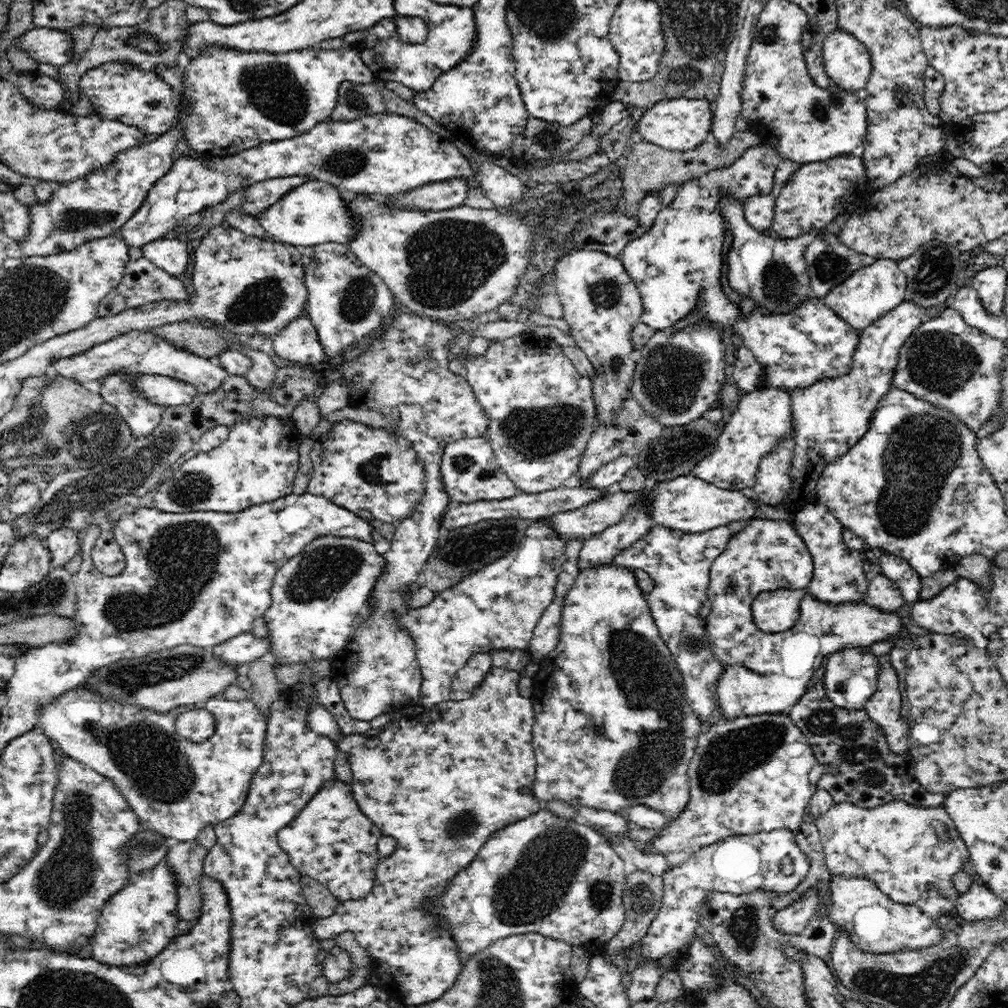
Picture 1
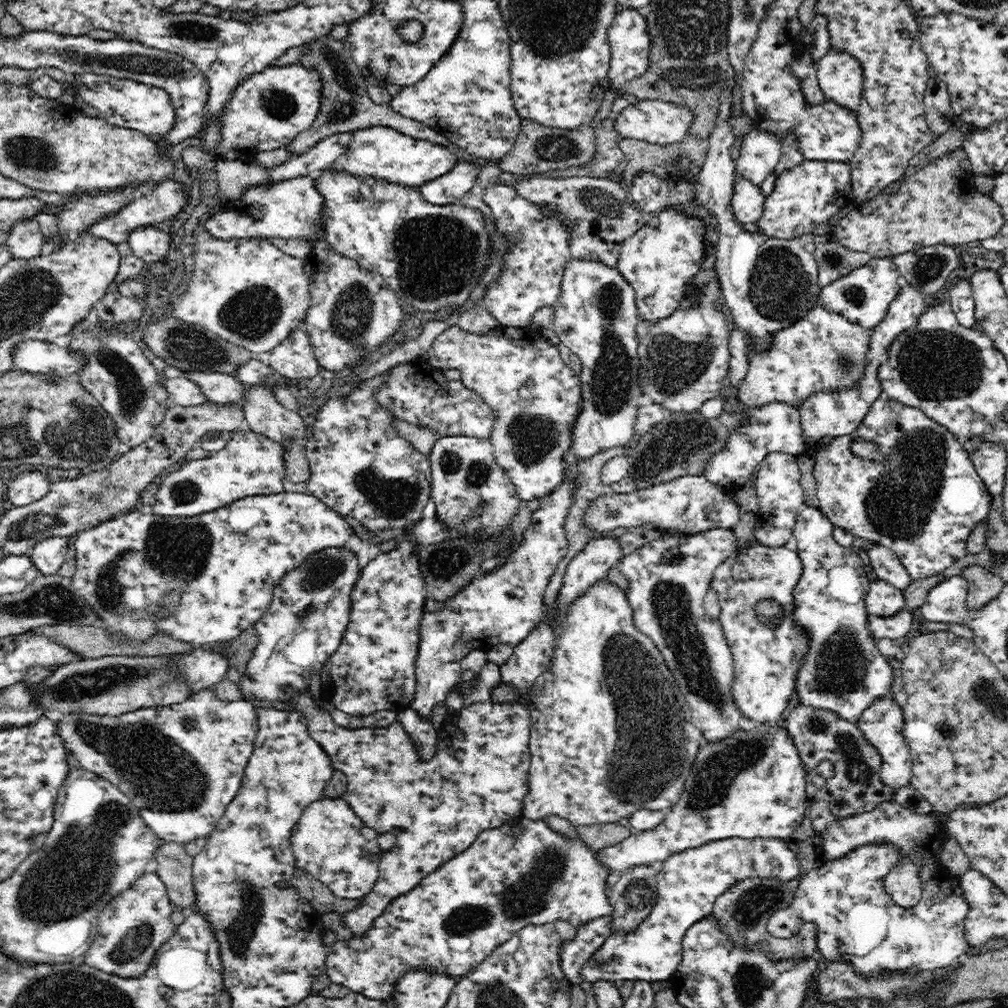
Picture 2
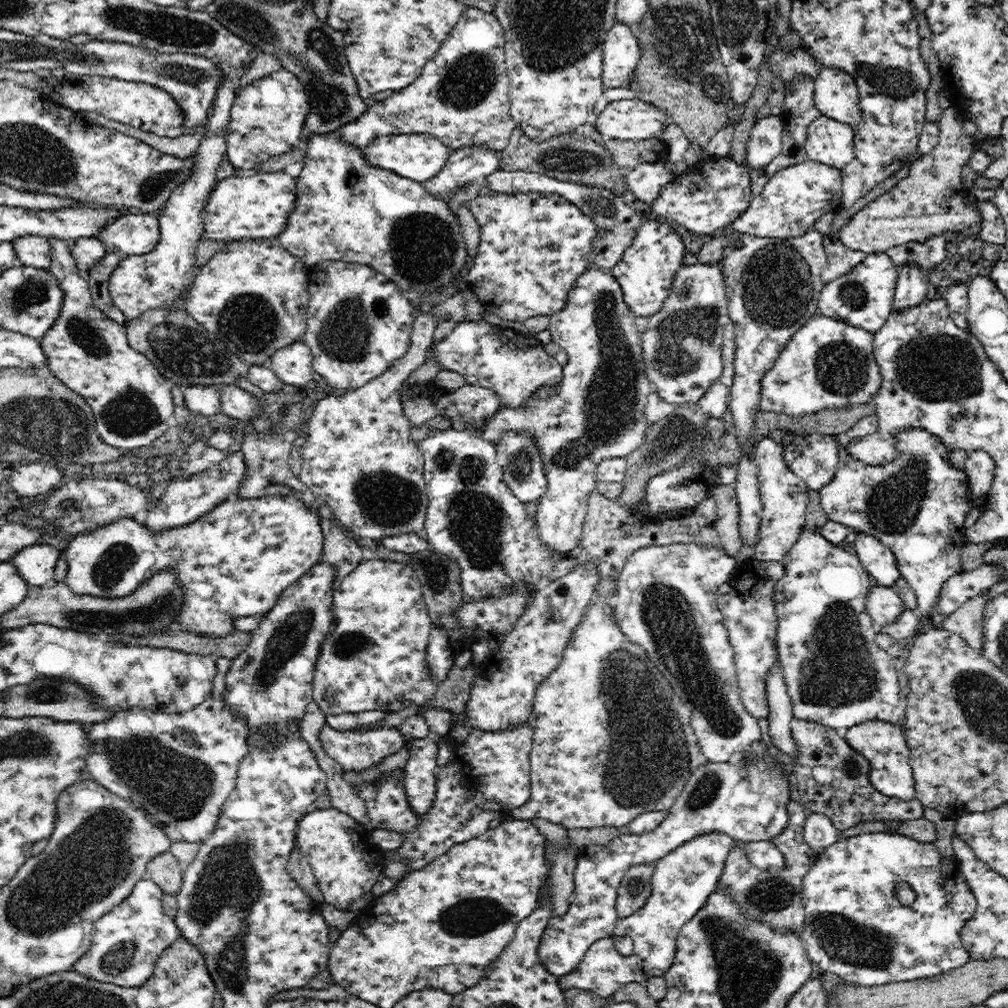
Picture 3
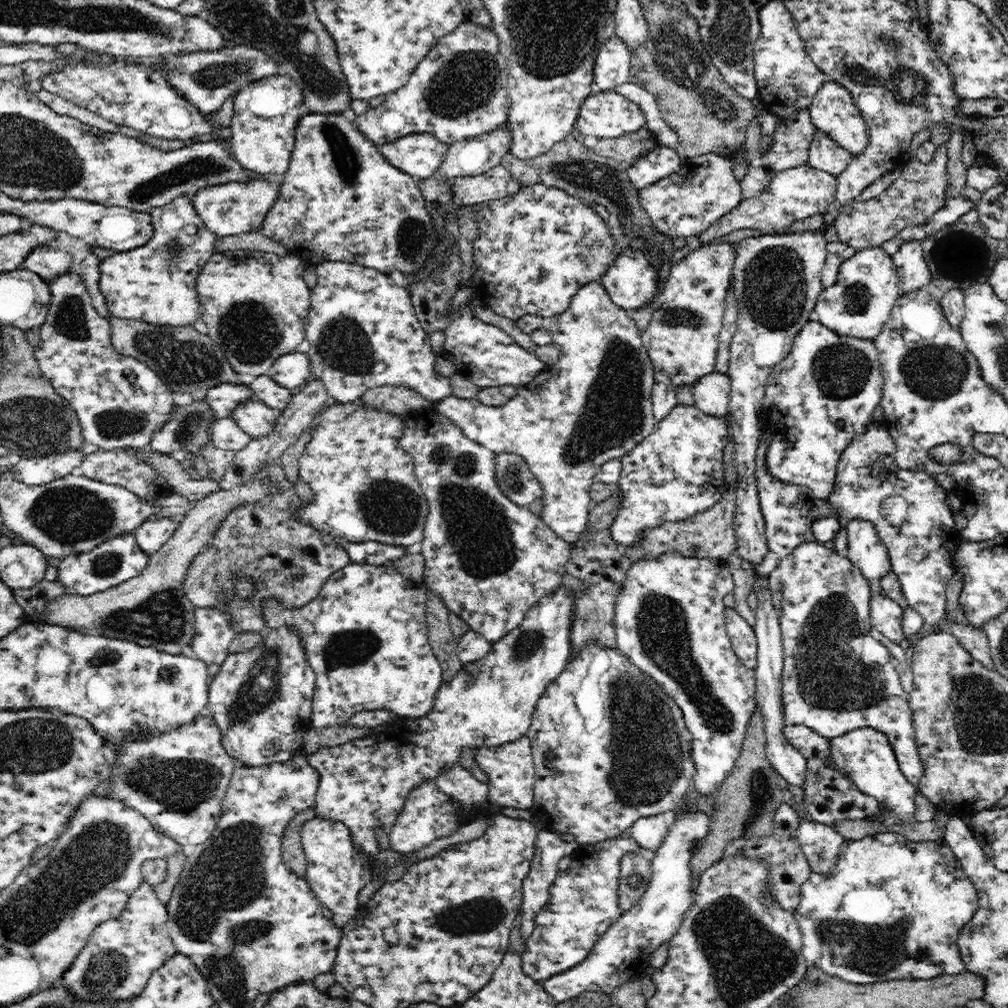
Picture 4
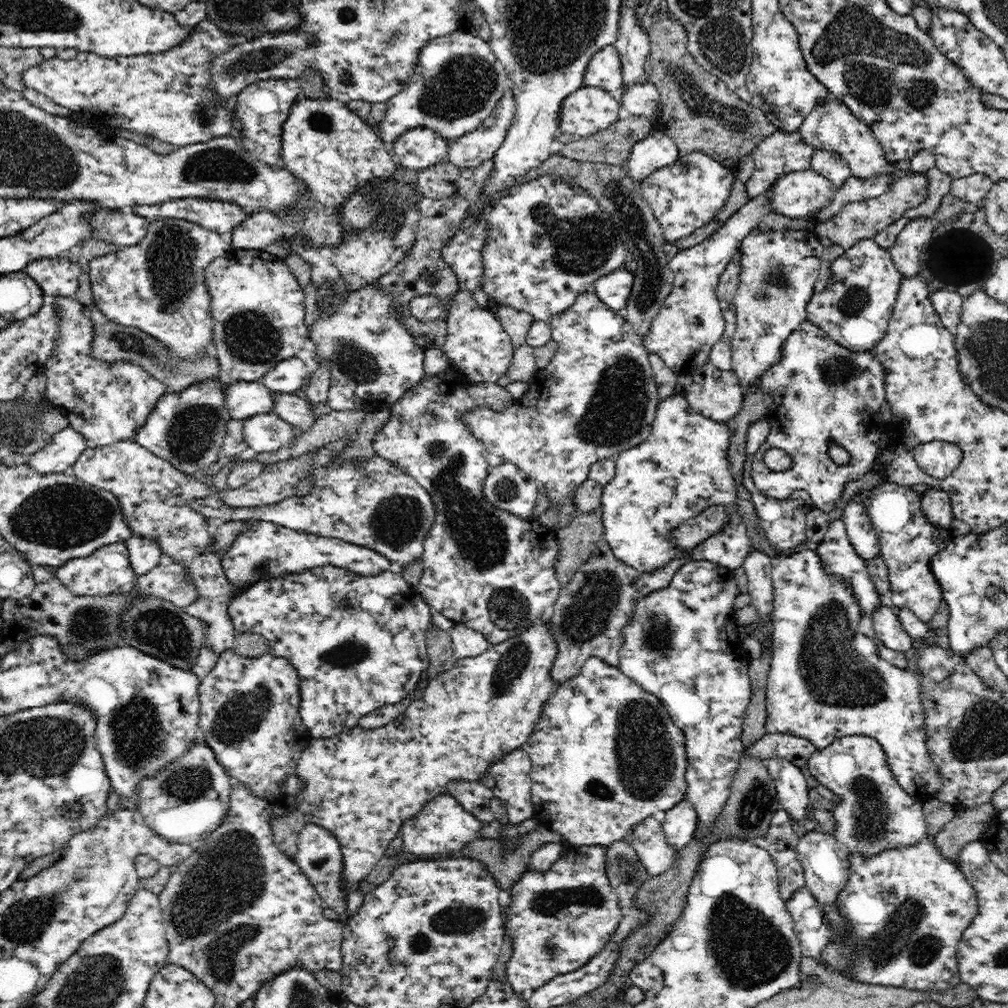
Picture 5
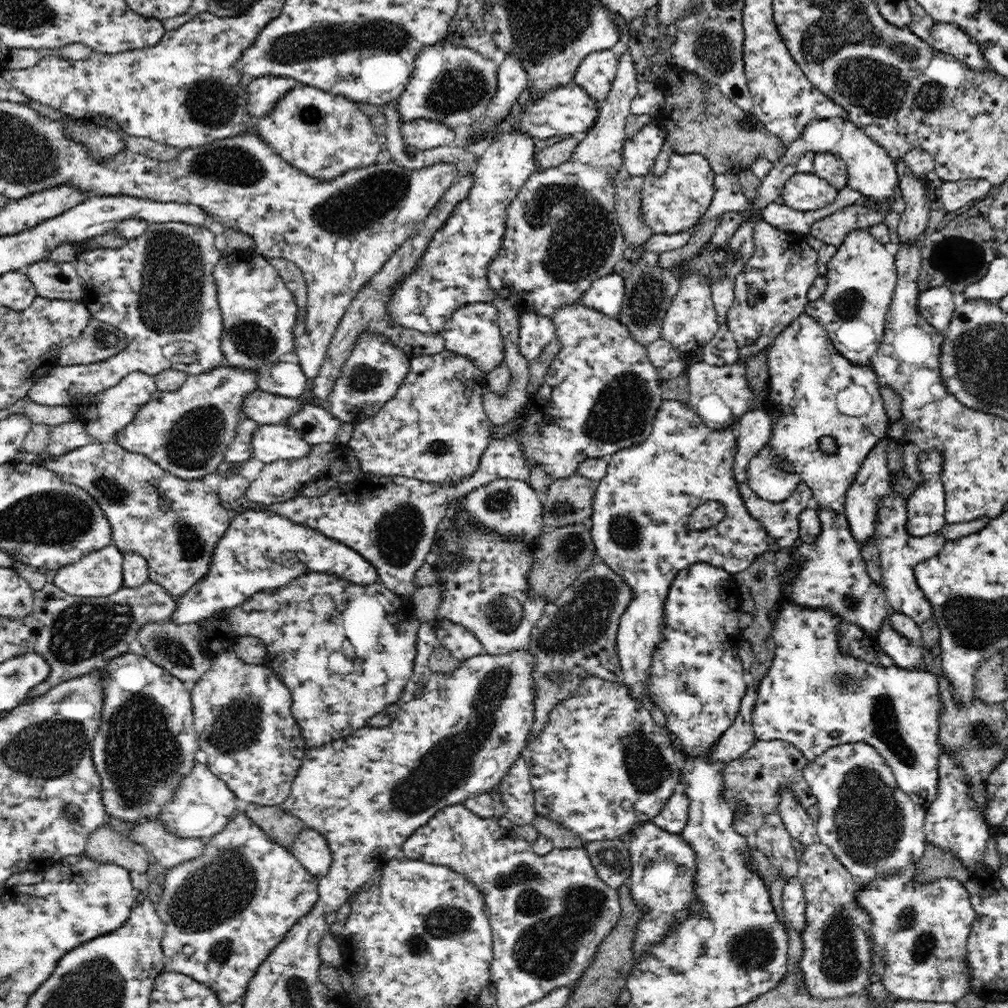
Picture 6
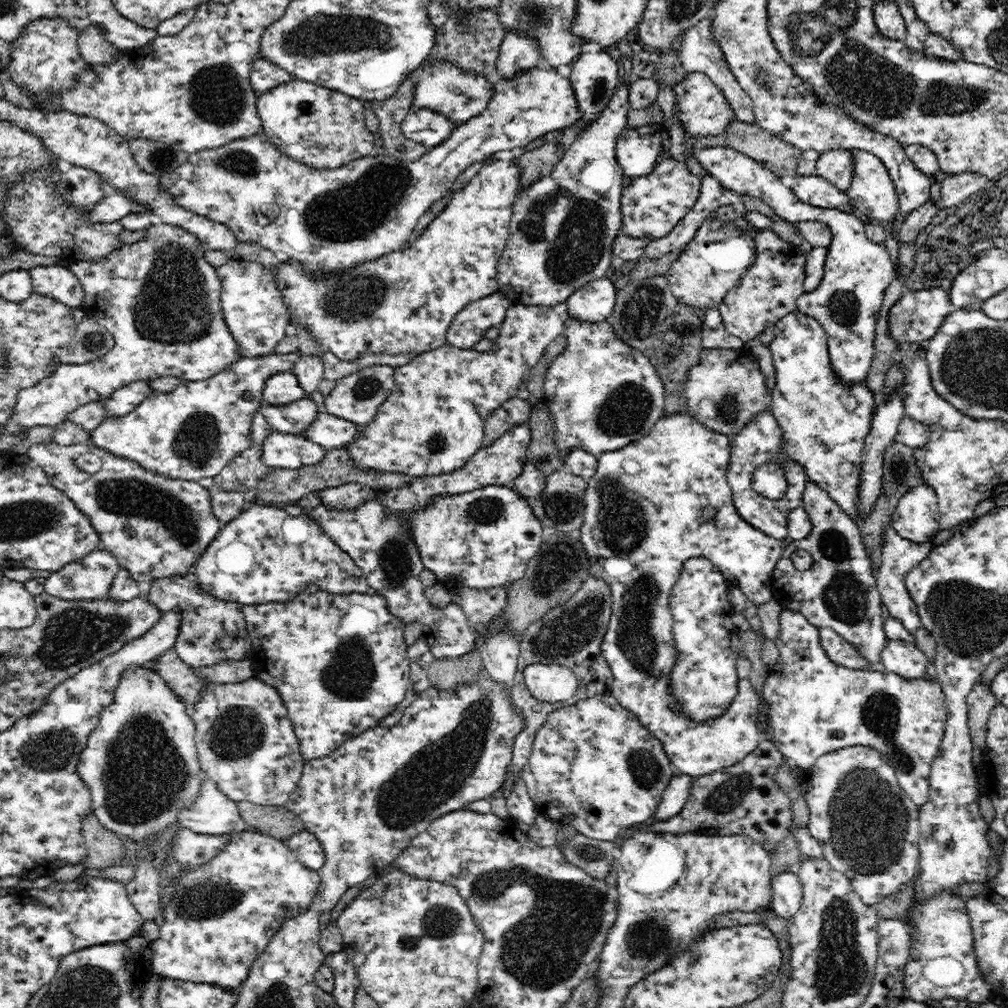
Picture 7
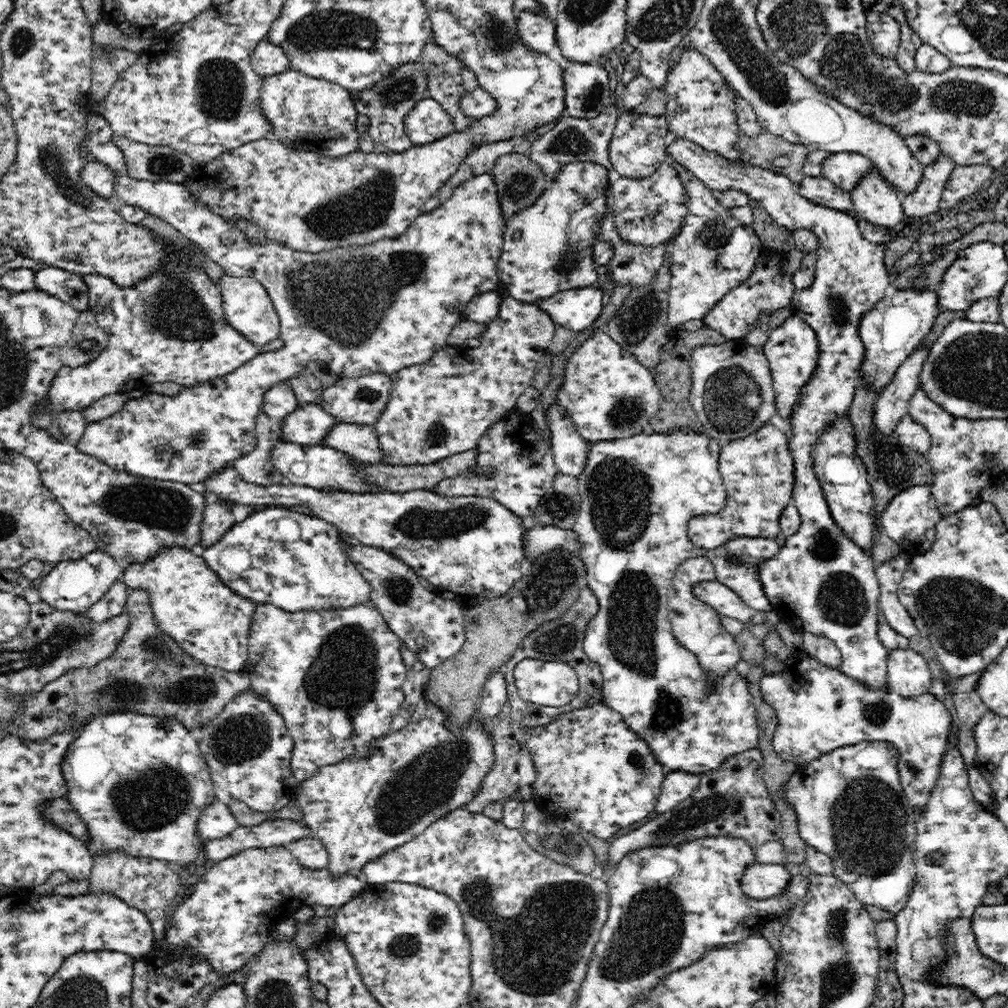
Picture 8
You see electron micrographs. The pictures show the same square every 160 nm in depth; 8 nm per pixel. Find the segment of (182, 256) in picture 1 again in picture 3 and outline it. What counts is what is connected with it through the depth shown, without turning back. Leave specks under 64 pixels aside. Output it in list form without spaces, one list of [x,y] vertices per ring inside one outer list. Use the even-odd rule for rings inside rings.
[[[130,211],[110,222],[97,239],[104,244],[118,246],[128,255],[146,255],[154,251],[160,240],[160,225],[155,213]]]

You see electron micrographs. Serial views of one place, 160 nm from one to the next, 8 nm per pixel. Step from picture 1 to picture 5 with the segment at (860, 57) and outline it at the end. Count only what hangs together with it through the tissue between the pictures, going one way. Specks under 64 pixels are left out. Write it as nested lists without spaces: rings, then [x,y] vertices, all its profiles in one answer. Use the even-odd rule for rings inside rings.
[[[826,96],[816,108],[805,117],[799,127],[801,141],[811,144],[814,150],[824,149],[828,153],[840,154],[851,167],[851,176],[854,178],[874,178],[882,174],[893,174],[895,165],[889,164],[884,158],[884,151],[879,141],[868,128],[868,125],[857,118],[843,101],[836,97]]]

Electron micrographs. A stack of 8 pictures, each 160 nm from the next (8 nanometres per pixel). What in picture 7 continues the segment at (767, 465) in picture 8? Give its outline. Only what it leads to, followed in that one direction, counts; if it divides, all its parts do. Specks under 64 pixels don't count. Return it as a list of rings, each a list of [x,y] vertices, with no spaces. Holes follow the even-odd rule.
[[[771,411],[760,412],[756,415],[740,433],[736,434],[737,436],[735,438],[732,438],[731,459],[727,470],[727,481],[731,485],[734,505],[738,509],[739,515],[751,525],[764,532],[764,534],[782,541],[788,534],[788,515],[795,508],[803,504],[804,490],[809,478],[798,463],[787,462],[785,456],[779,454],[782,433]],[[766,461],[780,461],[780,465],[784,465],[784,469],[786,469],[788,492],[780,500],[763,498],[758,492],[752,489],[752,474],[756,472],[756,468],[760,464],[764,464]]]

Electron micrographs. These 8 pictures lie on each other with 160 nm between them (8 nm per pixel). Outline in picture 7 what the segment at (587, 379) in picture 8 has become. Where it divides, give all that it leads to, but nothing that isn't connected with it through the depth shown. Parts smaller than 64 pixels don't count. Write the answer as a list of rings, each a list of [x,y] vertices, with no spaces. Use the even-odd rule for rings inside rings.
[[[570,317],[565,322],[563,333],[567,346],[552,362],[543,388],[544,397],[540,403],[546,404],[554,420],[554,439],[560,449],[560,457],[566,460],[574,450],[586,451],[594,456],[627,447],[652,432],[656,422],[663,416],[665,407],[664,386],[656,366],[641,350],[632,348],[616,332],[612,324],[606,321],[579,320]]]

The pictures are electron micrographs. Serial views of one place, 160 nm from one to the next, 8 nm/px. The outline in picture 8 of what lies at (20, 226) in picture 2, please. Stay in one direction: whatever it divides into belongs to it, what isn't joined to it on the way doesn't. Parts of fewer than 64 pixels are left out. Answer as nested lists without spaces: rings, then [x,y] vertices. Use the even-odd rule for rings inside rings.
[[[43,266],[35,271],[34,288],[72,305],[79,313],[89,306],[88,287],[79,274]]]

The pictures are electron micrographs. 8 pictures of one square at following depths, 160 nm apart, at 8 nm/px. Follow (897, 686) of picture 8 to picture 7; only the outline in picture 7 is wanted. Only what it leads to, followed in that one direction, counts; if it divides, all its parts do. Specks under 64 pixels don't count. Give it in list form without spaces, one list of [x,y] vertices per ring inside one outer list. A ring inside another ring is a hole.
[[[888,640],[881,652],[884,670],[904,677],[923,677],[927,656],[915,645],[902,640]]]

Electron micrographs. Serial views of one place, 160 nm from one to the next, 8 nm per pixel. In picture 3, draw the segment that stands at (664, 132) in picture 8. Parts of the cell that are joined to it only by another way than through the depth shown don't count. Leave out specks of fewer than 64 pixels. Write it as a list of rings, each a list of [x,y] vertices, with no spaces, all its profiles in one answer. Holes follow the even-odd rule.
[[[664,162],[640,163],[625,172],[625,184],[632,190],[635,198],[652,204],[674,175],[674,165]]]

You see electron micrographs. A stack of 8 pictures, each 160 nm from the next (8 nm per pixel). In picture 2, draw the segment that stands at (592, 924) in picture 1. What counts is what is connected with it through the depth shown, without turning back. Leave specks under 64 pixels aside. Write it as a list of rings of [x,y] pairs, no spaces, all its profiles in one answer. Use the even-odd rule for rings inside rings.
[[[524,816],[516,818],[514,822],[504,823],[498,828],[492,828],[482,831],[476,842],[471,844],[467,851],[456,856],[456,860],[452,860],[452,864],[448,864],[448,868],[440,868],[440,872],[434,872],[428,875],[428,880],[420,880],[419,886],[414,887],[408,894],[400,895],[382,916],[376,918],[374,927],[371,928],[363,938],[356,938],[353,935],[348,940],[337,940],[333,945],[328,947],[328,956],[326,958],[327,976],[332,983],[342,985],[351,991],[363,993],[366,997],[372,997],[376,1000],[386,1001],[392,998],[394,986],[398,982],[398,978],[412,970],[412,968],[429,968],[429,972],[445,972],[456,982],[460,981],[466,973],[470,972],[475,965],[480,964],[482,960],[488,958],[488,955],[496,948],[497,945],[504,944],[510,940],[515,934],[526,926],[544,926],[553,924],[555,920],[567,920],[576,928],[592,922],[598,918],[608,918],[612,916],[611,898],[605,891],[608,876],[611,876],[609,866],[605,866],[597,856],[597,852],[589,848],[586,841],[581,838],[570,838],[564,833],[556,832],[544,821],[530,820]]]

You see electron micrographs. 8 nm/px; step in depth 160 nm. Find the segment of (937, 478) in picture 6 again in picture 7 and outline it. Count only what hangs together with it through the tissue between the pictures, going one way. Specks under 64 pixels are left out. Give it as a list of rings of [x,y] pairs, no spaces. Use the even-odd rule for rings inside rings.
[[[926,483],[916,486],[900,500],[891,516],[891,526],[906,540],[920,544],[940,532],[936,491]]]

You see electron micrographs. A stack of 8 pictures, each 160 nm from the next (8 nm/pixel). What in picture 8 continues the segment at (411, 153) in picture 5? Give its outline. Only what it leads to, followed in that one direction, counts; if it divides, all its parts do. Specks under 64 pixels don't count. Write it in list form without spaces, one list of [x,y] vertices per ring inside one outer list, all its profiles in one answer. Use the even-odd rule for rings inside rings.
[[[428,95],[406,115],[403,127],[414,147],[435,143],[455,131],[450,114]]]

